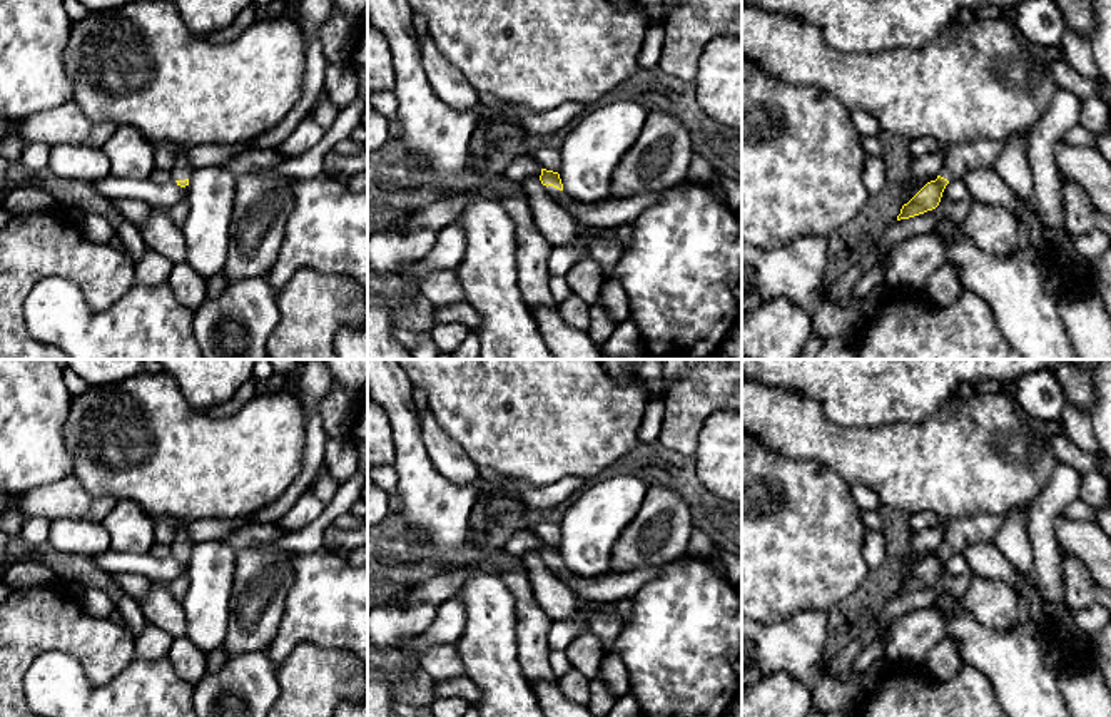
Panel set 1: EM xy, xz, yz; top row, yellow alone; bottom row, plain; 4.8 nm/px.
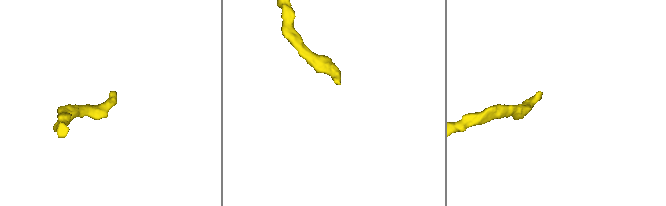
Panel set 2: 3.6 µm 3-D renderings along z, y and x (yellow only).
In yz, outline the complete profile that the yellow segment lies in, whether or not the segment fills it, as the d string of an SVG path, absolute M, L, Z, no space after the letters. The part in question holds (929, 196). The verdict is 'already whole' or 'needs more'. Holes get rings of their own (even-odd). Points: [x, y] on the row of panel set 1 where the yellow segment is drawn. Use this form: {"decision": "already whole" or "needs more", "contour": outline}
{"decision": "needs more", "contour": "M1002 140L961 142L946 147L946 160L936 181L927 182L907 204L902 206L897 221L909 219L939 206L946 186L952 179L981 167L992 167L1002 154Z"}

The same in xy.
{"decision": "needs more", "contour": "M187 147L177 149L175 162L174 162L174 167L170 172L172 172L172 179L177 182L177 186L180 186L180 187L189 186L189 179L190 179L194 169L187 159Z"}

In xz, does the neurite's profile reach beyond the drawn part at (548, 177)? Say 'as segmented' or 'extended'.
extended

